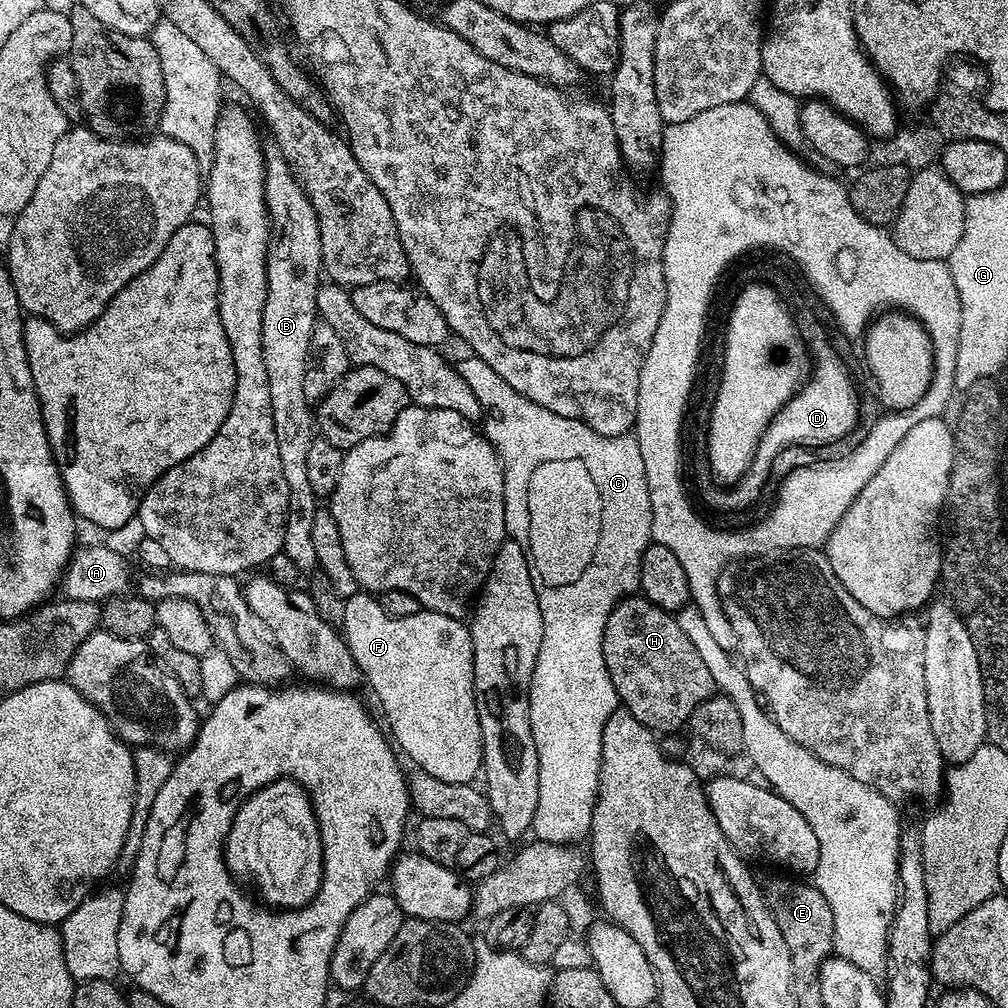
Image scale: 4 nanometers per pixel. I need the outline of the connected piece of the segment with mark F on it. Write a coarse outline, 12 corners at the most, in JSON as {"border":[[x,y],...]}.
{"border":[[361,590],[342,635],[421,772],[473,783],[484,755],[472,633],[387,616]]}

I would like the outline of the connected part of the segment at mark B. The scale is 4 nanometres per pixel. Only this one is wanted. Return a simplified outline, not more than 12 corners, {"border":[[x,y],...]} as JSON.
{"border":[[280,149],[270,217],[262,358],[288,487],[283,559],[316,568],[317,439],[302,378],[318,319],[314,206]]}

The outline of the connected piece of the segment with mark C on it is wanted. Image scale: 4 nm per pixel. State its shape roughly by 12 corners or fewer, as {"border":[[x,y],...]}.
{"border":[[458,364],[534,564],[535,839],[592,830],[618,709],[606,618],[640,586],[635,435]]}

